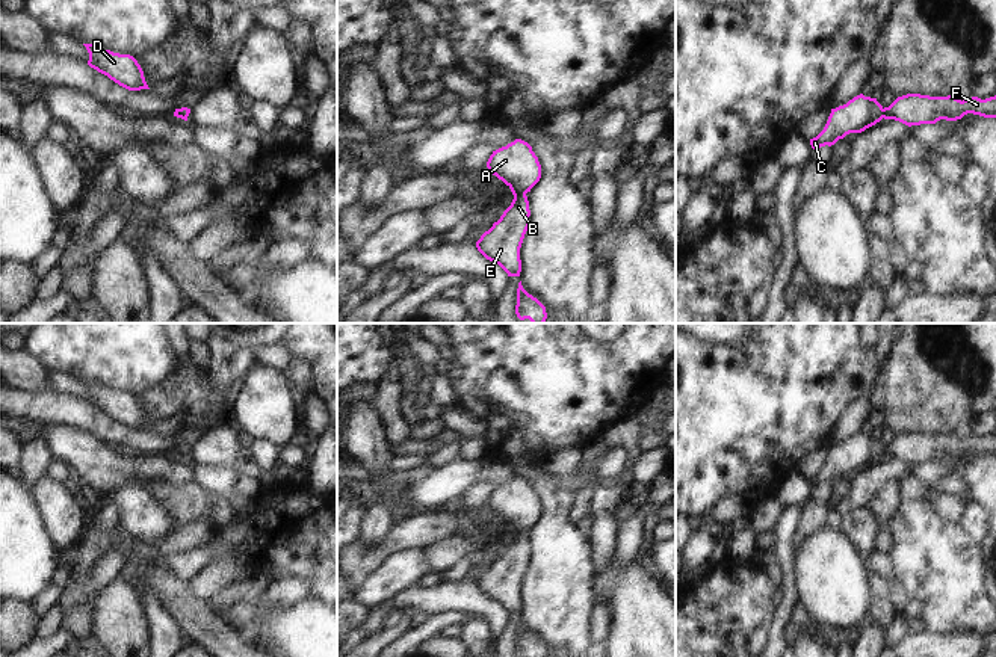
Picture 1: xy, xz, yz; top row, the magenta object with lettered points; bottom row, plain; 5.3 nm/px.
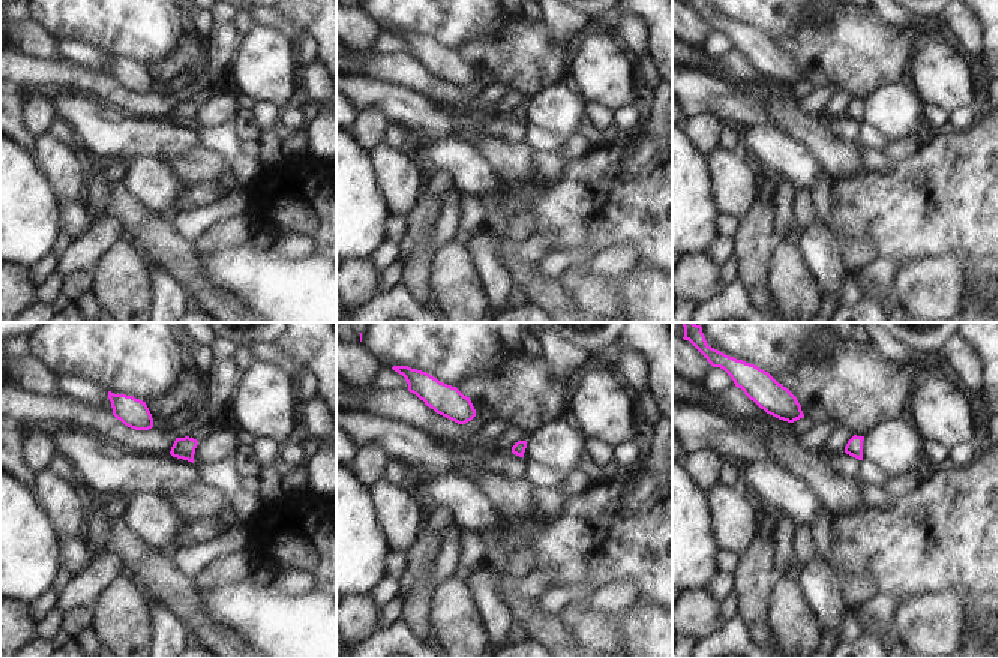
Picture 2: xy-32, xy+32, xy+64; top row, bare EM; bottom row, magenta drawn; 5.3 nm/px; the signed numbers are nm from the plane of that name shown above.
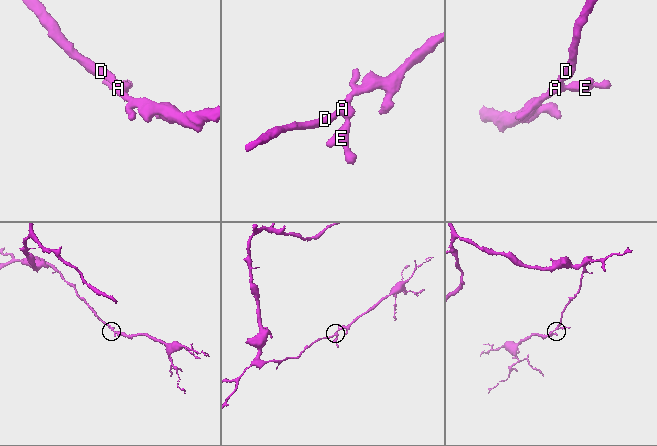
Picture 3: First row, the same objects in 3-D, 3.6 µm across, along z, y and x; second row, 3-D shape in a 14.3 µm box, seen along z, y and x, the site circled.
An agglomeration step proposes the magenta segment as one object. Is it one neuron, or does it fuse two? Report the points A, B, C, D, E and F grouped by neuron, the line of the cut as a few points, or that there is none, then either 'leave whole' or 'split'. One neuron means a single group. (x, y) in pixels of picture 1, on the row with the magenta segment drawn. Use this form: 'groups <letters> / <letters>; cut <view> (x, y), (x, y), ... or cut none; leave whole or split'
groups A B C D E F; cut none; leave whole

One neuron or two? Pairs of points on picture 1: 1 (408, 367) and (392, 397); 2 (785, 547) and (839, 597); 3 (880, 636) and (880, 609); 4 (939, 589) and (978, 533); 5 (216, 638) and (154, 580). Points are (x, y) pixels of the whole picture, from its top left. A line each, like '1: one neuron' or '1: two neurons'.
1: two neurons
2: two neurons
3: two neurons
4: two neurons
5: one neuron

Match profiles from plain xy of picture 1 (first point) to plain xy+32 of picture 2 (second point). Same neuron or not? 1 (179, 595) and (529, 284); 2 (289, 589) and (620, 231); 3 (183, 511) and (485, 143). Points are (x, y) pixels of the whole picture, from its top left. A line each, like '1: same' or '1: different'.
1: same
2: different
3: same

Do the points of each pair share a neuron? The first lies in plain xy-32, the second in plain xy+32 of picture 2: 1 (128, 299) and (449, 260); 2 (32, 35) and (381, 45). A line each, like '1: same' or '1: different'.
1: same
2: different

